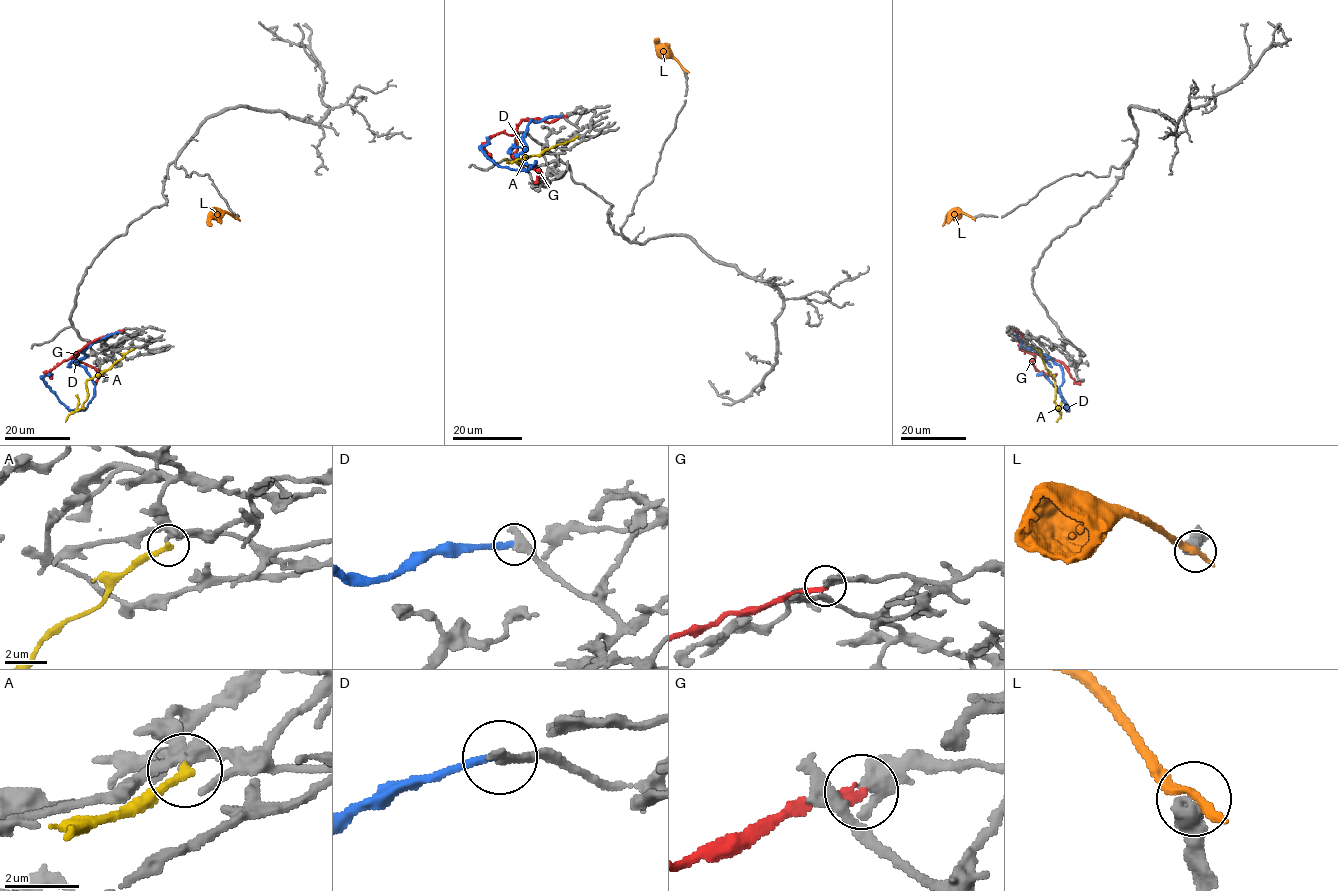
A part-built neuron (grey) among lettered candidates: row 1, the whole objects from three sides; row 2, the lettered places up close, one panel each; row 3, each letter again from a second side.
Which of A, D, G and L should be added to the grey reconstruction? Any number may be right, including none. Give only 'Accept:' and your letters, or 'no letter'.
Accept: no letter

